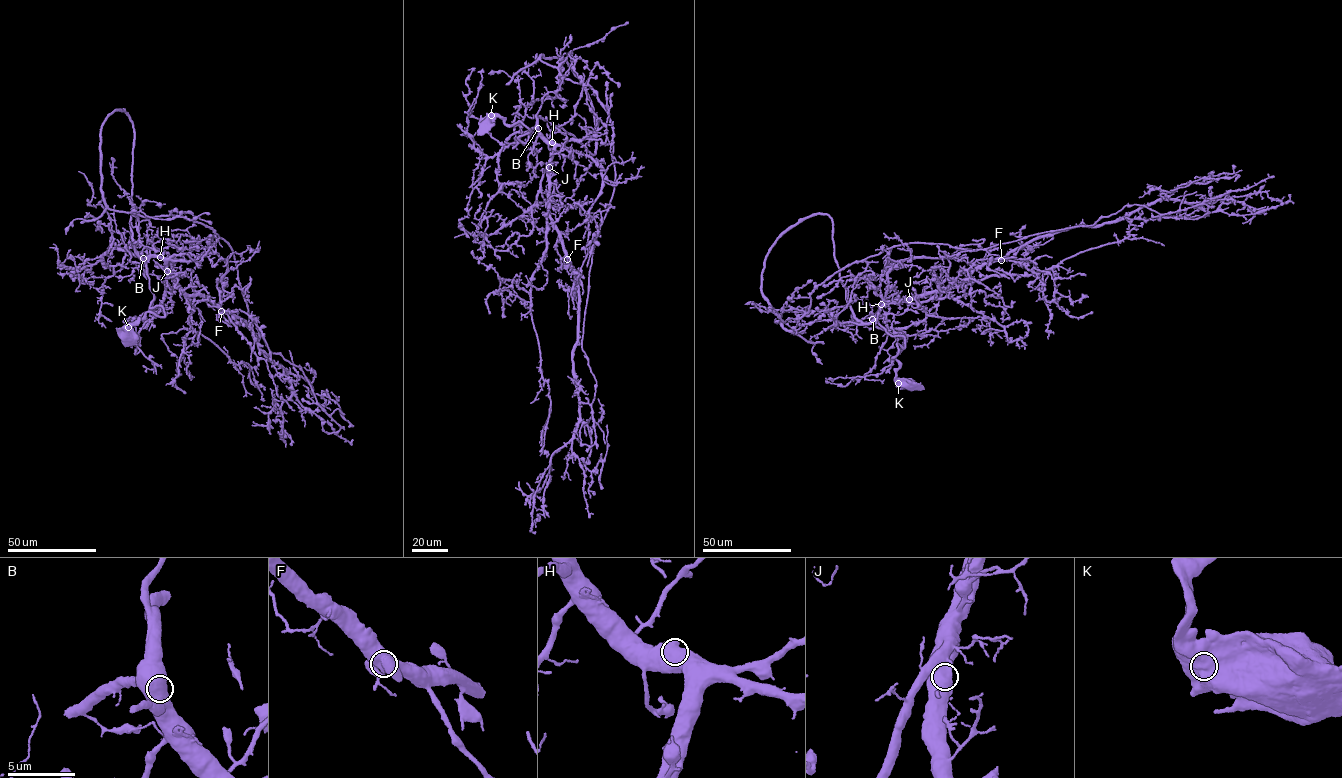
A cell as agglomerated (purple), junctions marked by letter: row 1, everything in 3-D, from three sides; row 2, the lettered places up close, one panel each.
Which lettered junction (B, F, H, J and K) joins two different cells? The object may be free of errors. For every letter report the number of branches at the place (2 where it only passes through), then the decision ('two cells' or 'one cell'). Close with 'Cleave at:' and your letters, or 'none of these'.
B: branches 1; one cell
F: branches 1; one cell
H: branches 1; one cell
J: branches 1; one cell
K: branches 1; one cell
Cleave at: none of these

